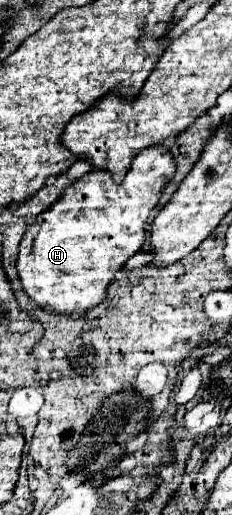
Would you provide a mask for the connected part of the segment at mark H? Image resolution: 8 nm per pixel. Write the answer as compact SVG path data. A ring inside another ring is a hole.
M150 146L142 150L122 184L116 184L106 170L88 172L72 186L68 186L60 200L50 206L50 210L42 212L36 222L28 228L20 242L20 252L16 260L18 276L24 292L44 310L52 310L54 314L84 314L106 298L106 288L114 274L124 266L124 262L136 254L144 244L144 224L148 220L150 210L158 204L160 192L166 182L172 180L176 172L176 162L170 152L162 146Z

